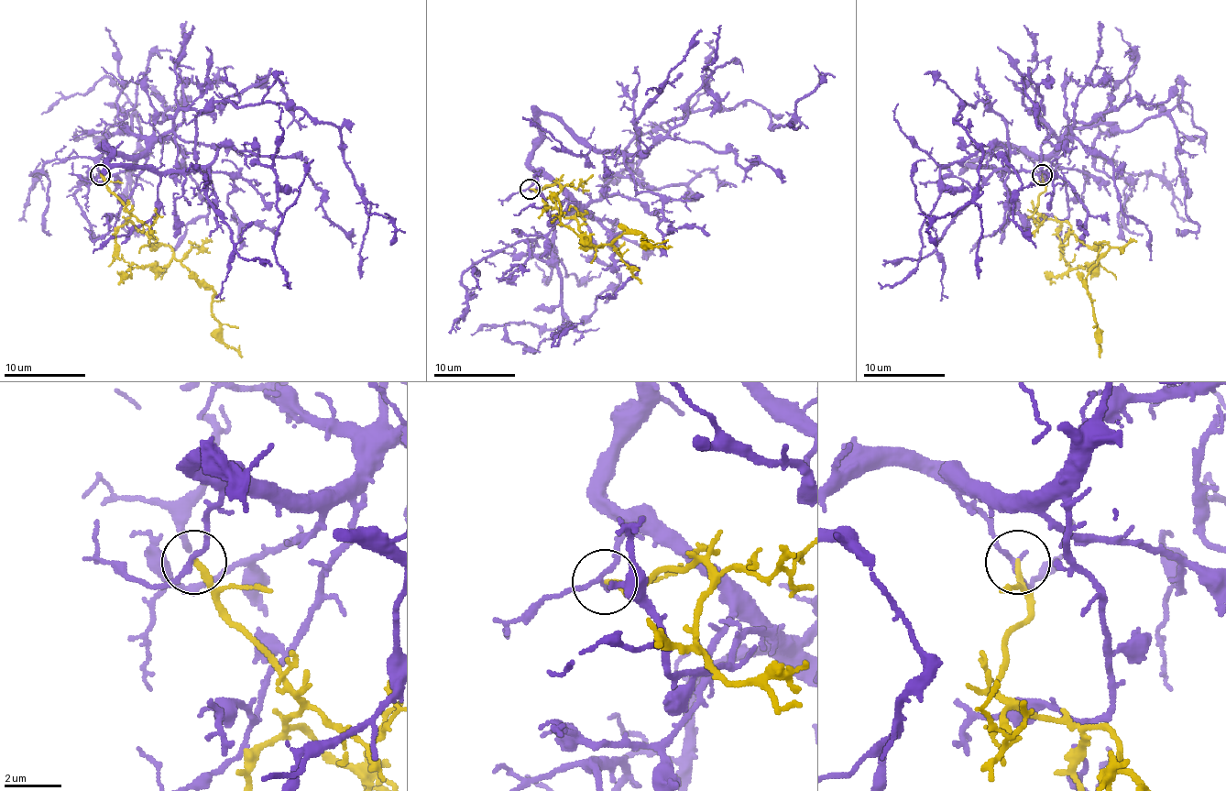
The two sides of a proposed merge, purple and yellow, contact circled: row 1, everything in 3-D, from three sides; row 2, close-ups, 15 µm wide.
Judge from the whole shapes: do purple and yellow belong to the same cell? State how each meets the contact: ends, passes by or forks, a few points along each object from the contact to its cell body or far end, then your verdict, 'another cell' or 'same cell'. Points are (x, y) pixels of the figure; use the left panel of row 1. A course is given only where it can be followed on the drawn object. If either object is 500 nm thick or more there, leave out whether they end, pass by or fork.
purple passes by | yellow ends | purple via (100, 175), (102, 147), (110, 163), (191, 169), (207, 106), (301, 106), (341, 135), (389, 244) | yellow via (100, 175), (128, 210), (125, 220), (154, 247), (167, 244), (213, 291), (211, 315), (219, 337), (242, 357) | another cell

